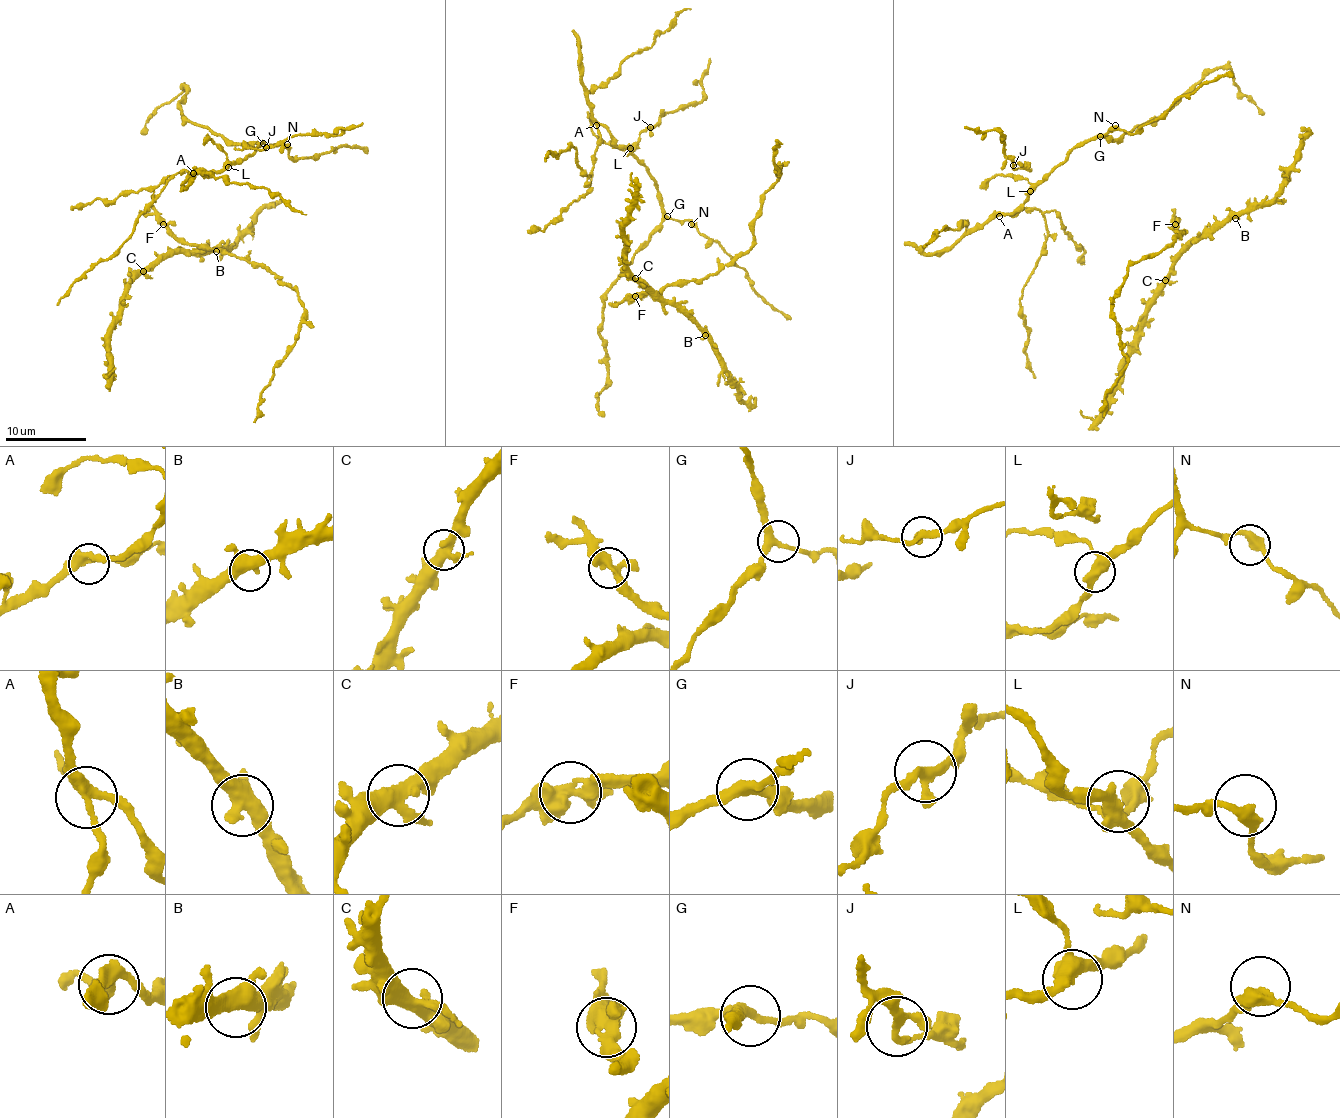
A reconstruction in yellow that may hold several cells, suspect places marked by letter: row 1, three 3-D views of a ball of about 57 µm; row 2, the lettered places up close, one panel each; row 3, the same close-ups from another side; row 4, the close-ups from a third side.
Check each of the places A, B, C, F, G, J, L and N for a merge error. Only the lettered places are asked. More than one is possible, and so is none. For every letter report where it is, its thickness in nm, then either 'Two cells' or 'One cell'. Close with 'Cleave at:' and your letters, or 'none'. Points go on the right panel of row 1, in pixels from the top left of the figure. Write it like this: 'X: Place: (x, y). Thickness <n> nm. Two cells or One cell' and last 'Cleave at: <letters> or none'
A: Place: (999, 216). Thickness 300 nm. One cell
B: Place: (1235, 218). Thickness 440 nm. One cell
C: Place: (1165, 280). Thickness 400 nm. One cell
F: Place: (1175, 224). Thickness 400 nm. One cell
G: Place: (1100, 136). Thickness 300 nm. One cell
J: Place: (1013, 165). Thickness 260 nm. One cell
L: Place: (1030, 191). Thickness 400 nm. One cell
N: Place: (1115, 125). Thickness 360 nm. One cell
Cleave at: none

